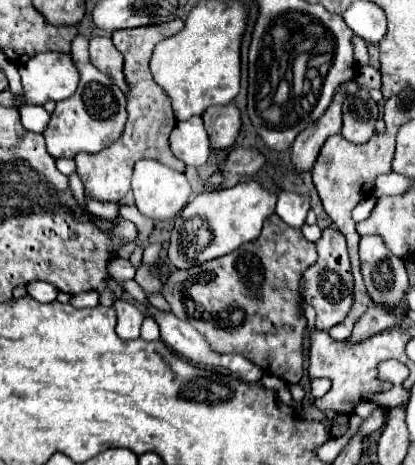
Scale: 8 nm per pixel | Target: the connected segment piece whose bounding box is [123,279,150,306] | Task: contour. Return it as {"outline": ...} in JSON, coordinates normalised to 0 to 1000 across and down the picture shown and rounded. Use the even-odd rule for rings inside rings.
{"outline":[[[323,600],[299,606],[296,619],[301,628],[316,634],[320,643],[328,643],[330,649],[340,652],[347,658],[361,658],[349,628]]]}

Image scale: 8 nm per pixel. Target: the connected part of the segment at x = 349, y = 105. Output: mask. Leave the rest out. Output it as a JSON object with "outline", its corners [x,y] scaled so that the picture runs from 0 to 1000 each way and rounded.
{"outline":[[[863,194],[839,206],[824,228],[829,271],[824,292],[848,310],[877,310],[901,288],[901,267],[911,258],[911,224],[892,211],[882,194]]]}

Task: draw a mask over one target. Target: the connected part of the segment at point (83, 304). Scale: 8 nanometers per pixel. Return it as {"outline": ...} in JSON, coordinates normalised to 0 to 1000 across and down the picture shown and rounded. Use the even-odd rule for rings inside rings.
{"outline":[[[198,628],[193,637],[169,637],[178,662],[227,662],[236,658],[236,628]]]}

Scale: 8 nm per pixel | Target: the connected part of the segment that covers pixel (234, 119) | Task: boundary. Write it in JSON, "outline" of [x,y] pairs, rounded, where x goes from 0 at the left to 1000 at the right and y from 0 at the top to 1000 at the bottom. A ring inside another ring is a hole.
{"outline":[[[564,224],[511,228],[487,245],[487,254],[516,323],[545,323],[569,305],[583,258],[578,237]]]}

